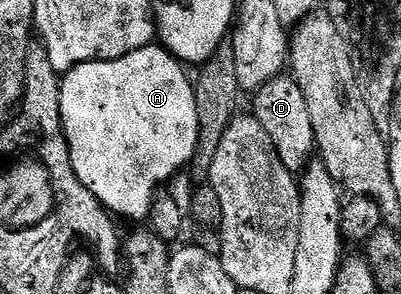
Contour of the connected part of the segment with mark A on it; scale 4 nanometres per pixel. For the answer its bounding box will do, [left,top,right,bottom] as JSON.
[59,44,199,224]

